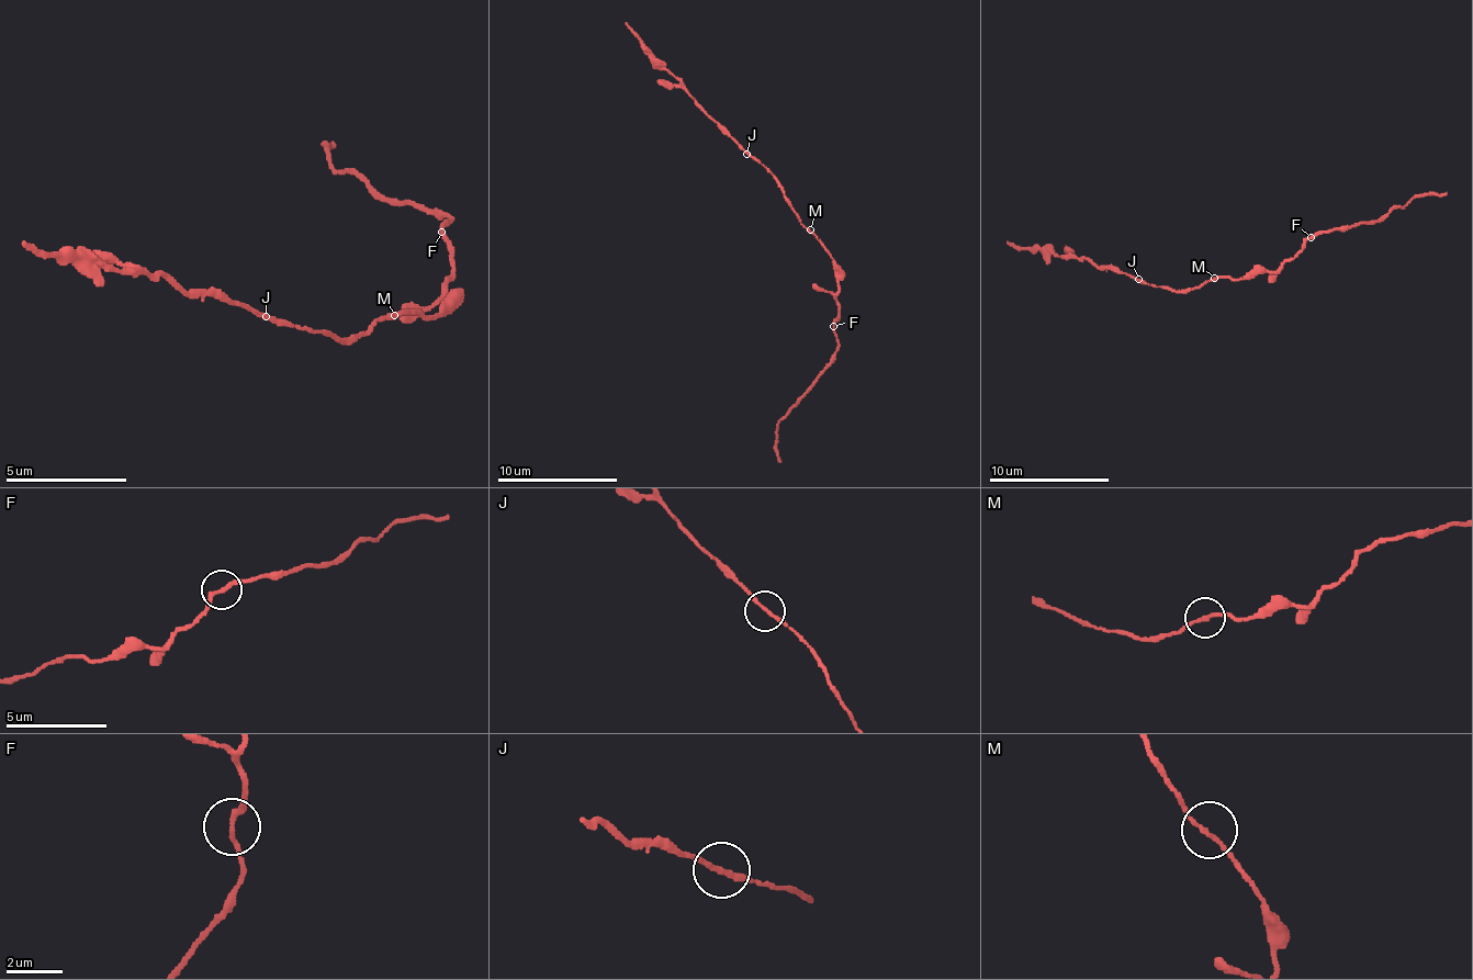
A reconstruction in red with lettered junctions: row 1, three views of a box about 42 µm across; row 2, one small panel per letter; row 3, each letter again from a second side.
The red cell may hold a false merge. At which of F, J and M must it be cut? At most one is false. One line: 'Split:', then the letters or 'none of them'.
Split: none of them

